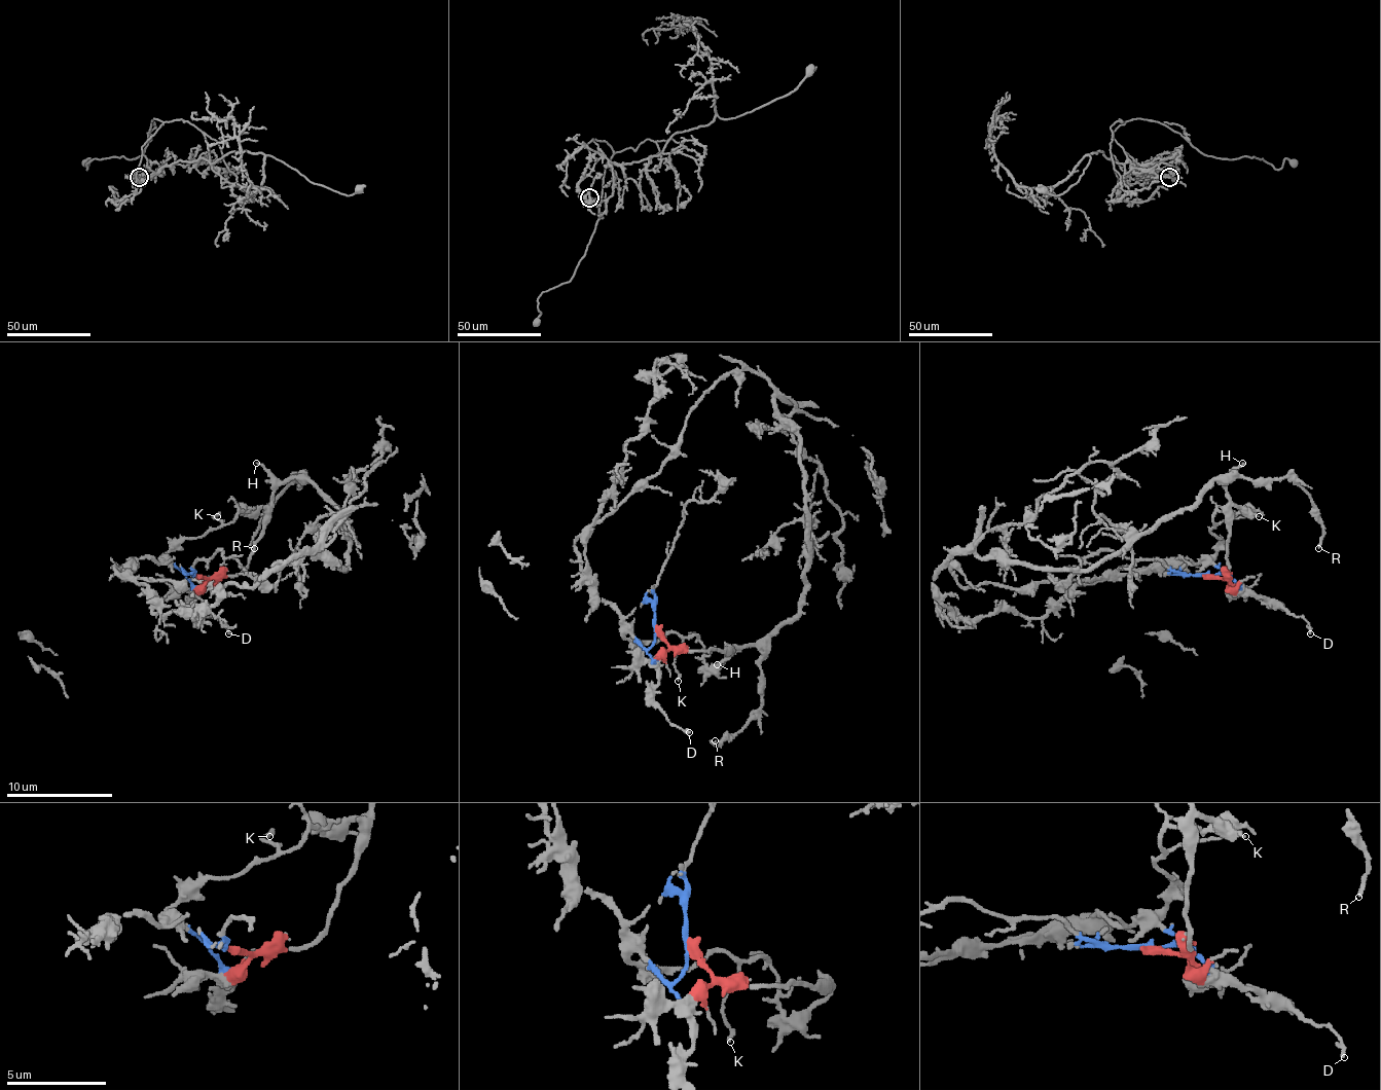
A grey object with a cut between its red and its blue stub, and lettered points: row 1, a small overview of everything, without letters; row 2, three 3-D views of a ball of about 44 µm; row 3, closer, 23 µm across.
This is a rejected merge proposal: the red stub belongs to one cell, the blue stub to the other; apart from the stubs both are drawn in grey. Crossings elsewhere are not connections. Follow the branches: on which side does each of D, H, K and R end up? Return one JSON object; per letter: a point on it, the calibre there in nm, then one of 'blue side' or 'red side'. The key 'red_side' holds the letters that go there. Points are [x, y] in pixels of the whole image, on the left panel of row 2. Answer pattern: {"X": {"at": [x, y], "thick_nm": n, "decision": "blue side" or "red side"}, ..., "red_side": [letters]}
{"D": {"at": [228, 633], "thick_nm": 180, "decision": "blue side"}, "H": {"at": [256, 463], "thick_nm": 150, "decision": "red side"}, "K": {"at": [217, 516], "thick_nm": 150, "decision": "blue side"}, "R": {"at": [254, 548], "thick_nm": 180, "decision": "red side"}, "red_side": ["H", "R"]}

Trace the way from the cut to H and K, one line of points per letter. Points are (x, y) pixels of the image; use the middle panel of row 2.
H: (657, 630), (670, 647), (732, 652), (734, 649), (721, 665), (716, 665)
K: (654, 630), (654, 641), (644, 649), (625, 636), (660, 641), (676, 633), (681, 644), (679, 681)

